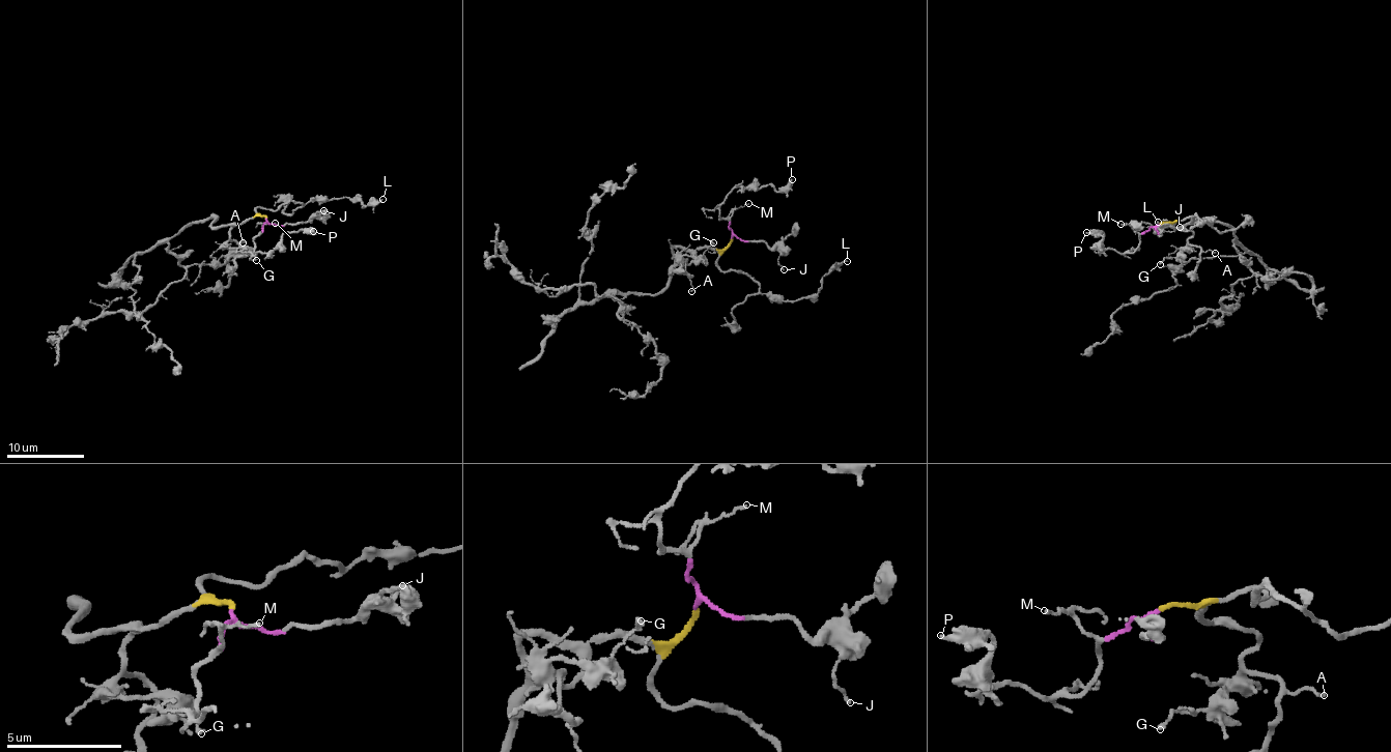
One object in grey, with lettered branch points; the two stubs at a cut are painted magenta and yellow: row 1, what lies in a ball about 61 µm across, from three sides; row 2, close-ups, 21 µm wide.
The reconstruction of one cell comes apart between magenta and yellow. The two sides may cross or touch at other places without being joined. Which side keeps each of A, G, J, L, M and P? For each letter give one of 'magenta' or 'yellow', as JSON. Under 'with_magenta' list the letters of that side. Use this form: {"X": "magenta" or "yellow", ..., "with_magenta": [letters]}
{"A": "yellow", "G": "yellow", "J": "magenta", "L": "yellow", "M": "magenta", "P": "magenta", "with_magenta": ["J", "M", "P"]}

